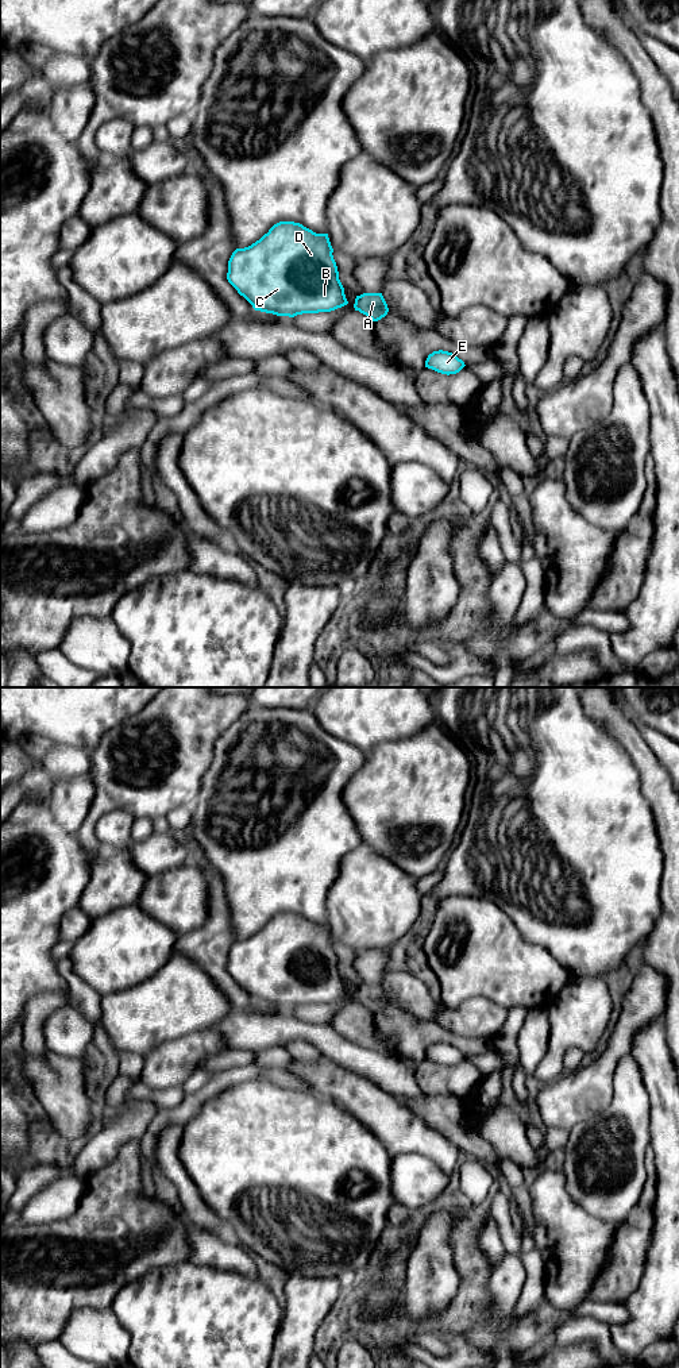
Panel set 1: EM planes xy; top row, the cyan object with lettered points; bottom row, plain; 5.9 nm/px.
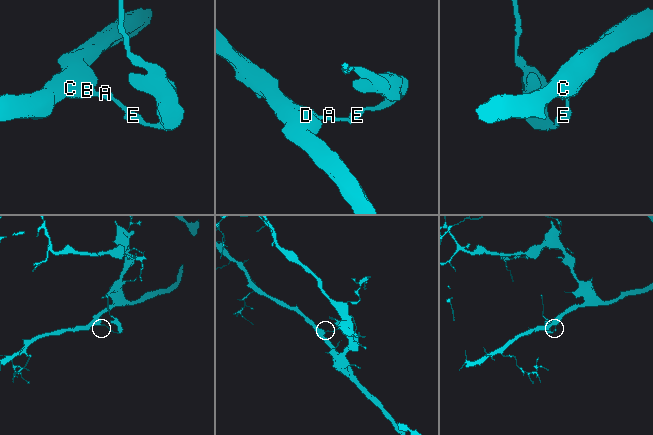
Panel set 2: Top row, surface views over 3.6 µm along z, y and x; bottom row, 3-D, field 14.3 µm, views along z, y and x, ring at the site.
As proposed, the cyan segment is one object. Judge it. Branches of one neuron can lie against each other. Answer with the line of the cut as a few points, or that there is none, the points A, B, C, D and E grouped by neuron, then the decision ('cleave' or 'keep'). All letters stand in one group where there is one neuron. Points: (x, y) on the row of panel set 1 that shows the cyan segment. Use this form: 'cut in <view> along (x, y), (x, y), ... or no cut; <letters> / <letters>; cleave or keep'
no cut; A B C D E; keep

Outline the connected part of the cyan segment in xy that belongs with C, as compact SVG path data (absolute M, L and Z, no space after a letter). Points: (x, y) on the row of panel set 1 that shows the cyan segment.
M279 221L251 246L232 253L227 280L255 311L289 317L331 312L348 304L332 253L328 234Z

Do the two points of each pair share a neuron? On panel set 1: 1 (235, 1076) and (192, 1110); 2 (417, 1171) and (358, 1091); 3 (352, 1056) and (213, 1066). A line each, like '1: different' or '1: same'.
1: same
2: different
3: different

